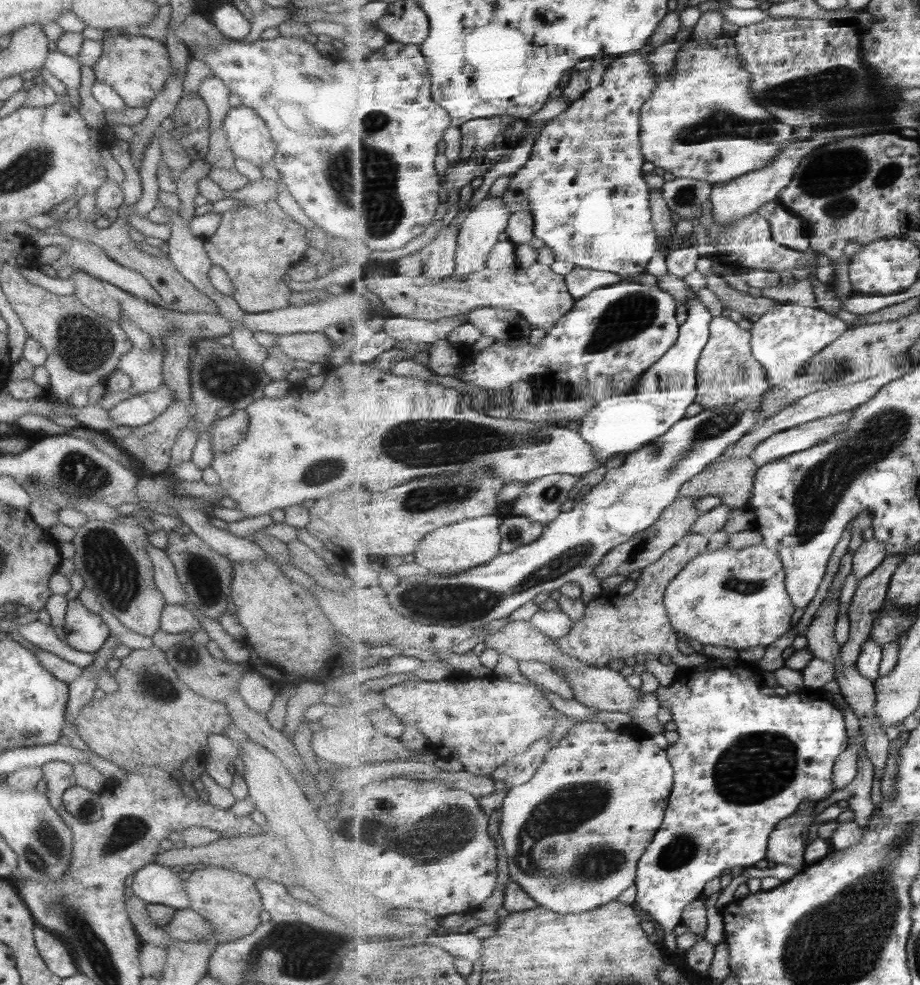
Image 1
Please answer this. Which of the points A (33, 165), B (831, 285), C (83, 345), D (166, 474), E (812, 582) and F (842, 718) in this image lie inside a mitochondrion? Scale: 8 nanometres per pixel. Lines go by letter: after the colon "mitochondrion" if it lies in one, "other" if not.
A: mitochondrion
B: other
C: mitochondrion
D: other
E: other
F: other

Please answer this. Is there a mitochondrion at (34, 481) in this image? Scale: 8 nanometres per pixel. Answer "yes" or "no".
yes

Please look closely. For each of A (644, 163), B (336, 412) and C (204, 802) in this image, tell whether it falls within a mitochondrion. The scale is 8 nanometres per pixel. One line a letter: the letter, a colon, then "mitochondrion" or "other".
A: other
B: other
C: other

